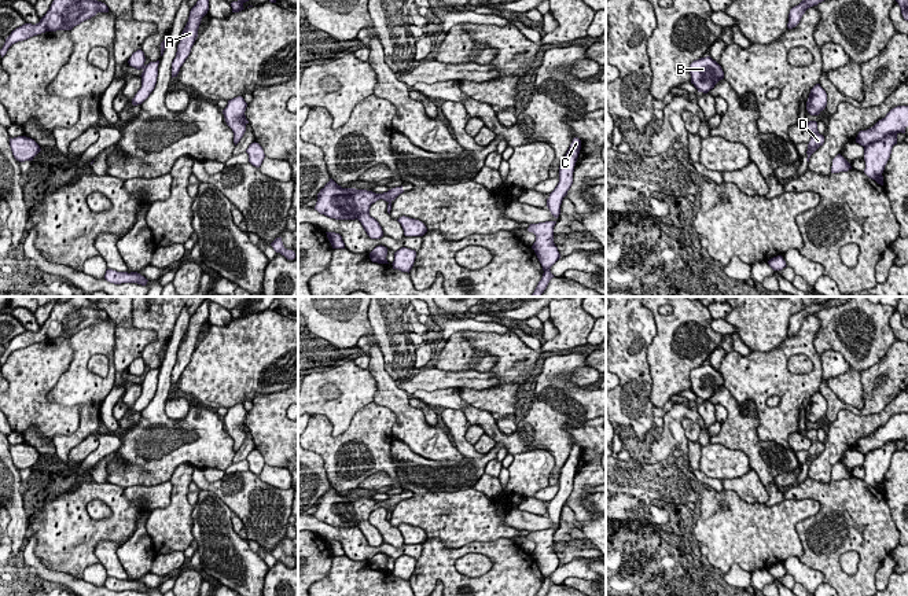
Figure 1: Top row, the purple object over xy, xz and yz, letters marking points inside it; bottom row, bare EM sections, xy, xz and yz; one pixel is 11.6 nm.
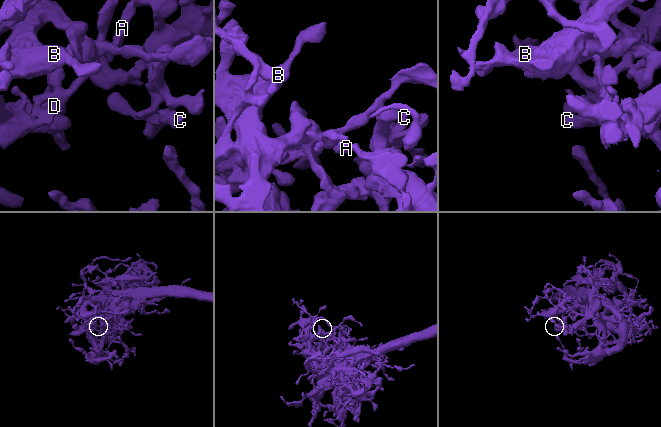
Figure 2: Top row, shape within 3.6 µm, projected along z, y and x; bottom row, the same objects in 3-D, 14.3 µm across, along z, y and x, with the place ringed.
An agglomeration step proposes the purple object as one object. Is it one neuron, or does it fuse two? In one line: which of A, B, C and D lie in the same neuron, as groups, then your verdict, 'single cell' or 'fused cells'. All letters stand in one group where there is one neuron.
groups A B C D; single cell

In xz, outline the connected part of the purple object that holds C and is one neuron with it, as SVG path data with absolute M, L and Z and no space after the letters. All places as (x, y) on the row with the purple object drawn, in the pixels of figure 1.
M574 137L566 155L560 161L559 166L559 183L555 190L549 194L547 199L547 207L549 209L551 214L558 218L560 214L560 205L563 198L567 195L573 184L573 172L581 150L581 140Z

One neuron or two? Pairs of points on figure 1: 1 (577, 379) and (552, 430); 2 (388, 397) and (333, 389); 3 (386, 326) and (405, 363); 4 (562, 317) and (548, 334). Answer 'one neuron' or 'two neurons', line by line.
1: two neurons
2: two neurons
3: one neuron
4: two neurons

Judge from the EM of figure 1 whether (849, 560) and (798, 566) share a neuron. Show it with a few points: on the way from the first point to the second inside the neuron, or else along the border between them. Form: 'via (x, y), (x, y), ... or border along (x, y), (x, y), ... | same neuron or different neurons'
border along (798, 558), (809, 567), (818, 570), (823, 581) | different neurons

